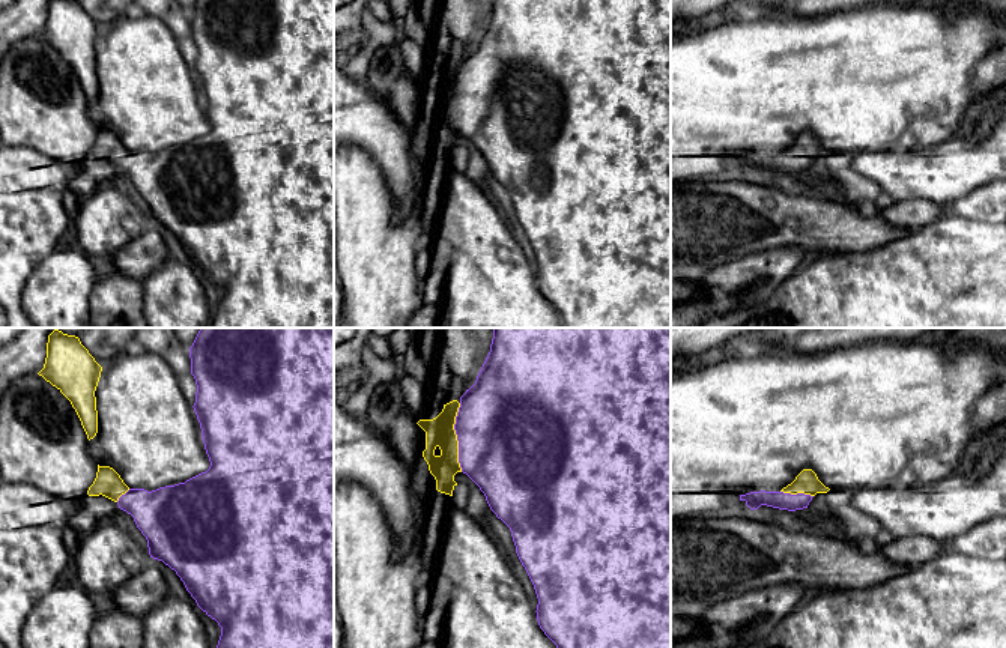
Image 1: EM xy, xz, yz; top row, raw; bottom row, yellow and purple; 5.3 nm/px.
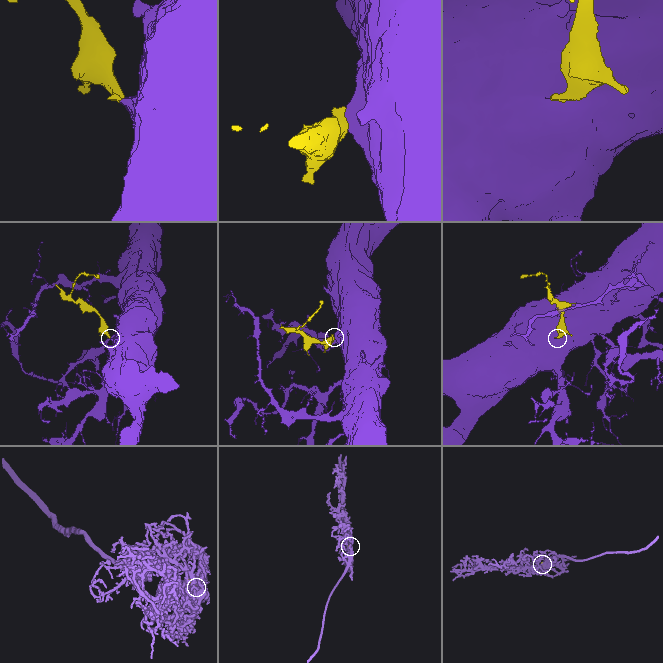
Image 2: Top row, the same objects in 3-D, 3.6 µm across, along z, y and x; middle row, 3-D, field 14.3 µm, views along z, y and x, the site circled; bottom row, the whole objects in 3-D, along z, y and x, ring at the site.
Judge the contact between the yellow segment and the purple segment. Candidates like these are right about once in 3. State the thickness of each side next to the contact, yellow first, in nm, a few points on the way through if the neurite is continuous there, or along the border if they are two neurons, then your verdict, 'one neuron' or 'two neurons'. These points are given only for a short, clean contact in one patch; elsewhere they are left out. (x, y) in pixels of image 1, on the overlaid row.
calibres 160 and 480 nm; way xz (439, 432), (450, 432), (456, 438), (501, 426); one neuron

